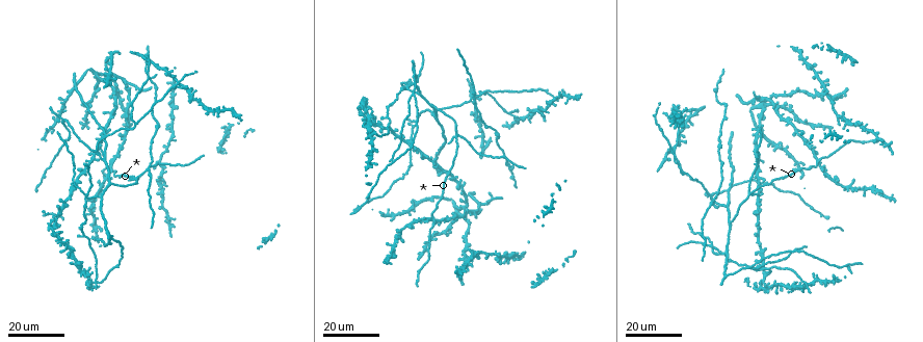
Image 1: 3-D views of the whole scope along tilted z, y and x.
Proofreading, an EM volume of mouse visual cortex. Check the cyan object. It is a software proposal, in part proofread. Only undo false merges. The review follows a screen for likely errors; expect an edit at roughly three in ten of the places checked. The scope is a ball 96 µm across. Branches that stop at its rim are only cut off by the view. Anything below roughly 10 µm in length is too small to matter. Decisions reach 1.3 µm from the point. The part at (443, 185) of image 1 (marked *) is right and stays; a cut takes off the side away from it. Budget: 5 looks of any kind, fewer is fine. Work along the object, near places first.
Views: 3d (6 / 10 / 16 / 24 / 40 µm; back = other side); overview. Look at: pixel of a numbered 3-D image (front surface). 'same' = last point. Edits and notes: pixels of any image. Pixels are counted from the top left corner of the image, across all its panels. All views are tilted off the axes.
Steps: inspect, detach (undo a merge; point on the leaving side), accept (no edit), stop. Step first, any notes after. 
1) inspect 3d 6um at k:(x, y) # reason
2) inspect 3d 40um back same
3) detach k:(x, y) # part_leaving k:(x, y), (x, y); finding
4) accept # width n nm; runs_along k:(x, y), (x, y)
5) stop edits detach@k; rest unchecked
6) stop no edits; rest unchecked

inspect 3d 16um at 1:(138, 177) # looks like a crossing

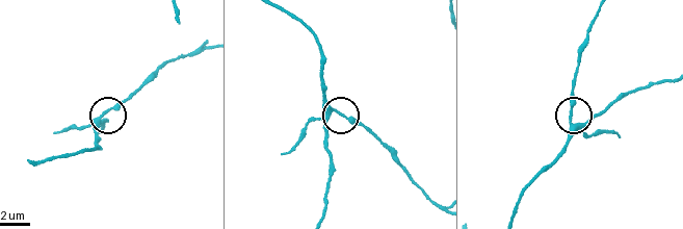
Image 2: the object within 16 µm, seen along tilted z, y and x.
inspect 3d 10um at 2:(101, 118)

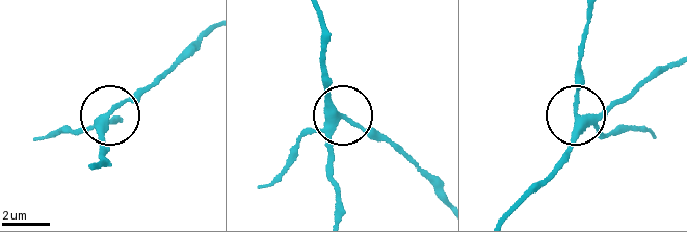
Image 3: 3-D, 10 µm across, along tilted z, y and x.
accept # arms 4; runs_along 3:(669, 63), (604, 110), (578, 113), (575, 70), (581, 37); all the same cell

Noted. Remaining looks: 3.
inspect 3d 24um at 1:(413, 95) # branch point

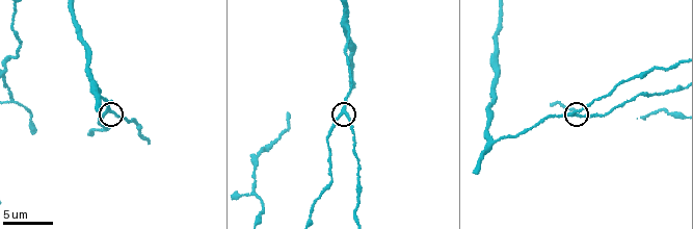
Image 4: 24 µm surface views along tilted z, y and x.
inspect 3d 6um at 4:(575, 113) # zoom in

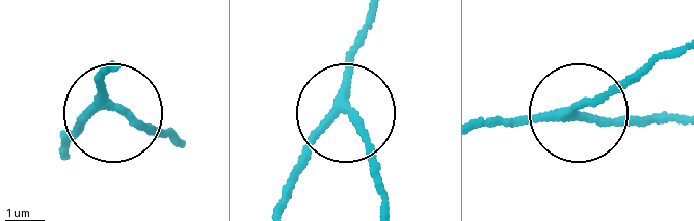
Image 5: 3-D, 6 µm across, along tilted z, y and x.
inspect 3d 6um back at 5:(106, 104)

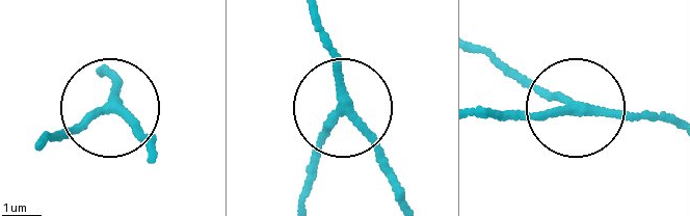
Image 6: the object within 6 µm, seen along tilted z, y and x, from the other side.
accept # width 200 nm; runs_along 6:(669, 125), (596, 107), (492, 118); all the same cell

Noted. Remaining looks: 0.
stop no edits; rest unchecked

